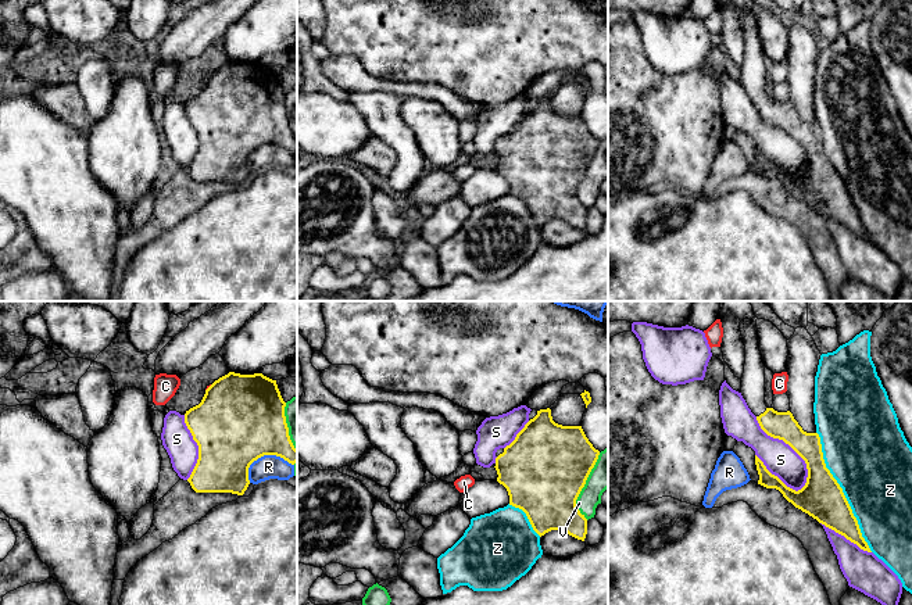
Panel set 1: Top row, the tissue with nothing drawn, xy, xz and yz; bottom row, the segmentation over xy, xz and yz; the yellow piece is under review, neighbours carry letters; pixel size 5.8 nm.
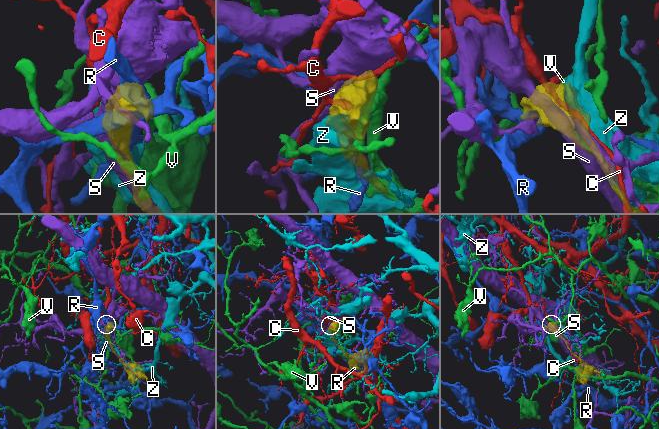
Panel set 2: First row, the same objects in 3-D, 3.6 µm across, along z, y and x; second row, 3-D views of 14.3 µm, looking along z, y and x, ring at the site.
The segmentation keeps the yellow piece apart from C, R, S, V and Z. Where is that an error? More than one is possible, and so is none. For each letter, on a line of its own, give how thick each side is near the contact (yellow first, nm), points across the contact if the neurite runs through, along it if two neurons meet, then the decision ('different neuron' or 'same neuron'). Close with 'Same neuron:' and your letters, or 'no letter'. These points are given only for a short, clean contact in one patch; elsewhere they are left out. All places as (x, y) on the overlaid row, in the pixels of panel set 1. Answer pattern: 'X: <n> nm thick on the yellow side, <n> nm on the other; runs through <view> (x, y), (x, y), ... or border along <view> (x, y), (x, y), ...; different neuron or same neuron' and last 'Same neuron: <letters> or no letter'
C: 500 nm thick on the yellow side, 20 nm on the other; border along xy (211, 385), (206, 390); different neuron
R: 500 nm thick on the yellow side, 140 nm on the other; different neuron
S: 160 nm thick on the yellow side, 190 nm on the other; different neuron
V: 480 nm thick on the yellow side, 180 nm on the other; different neuron
Z: 240 nm thick on the yellow side, 460 nm on the other; different neuron
Same neuron: no letter

